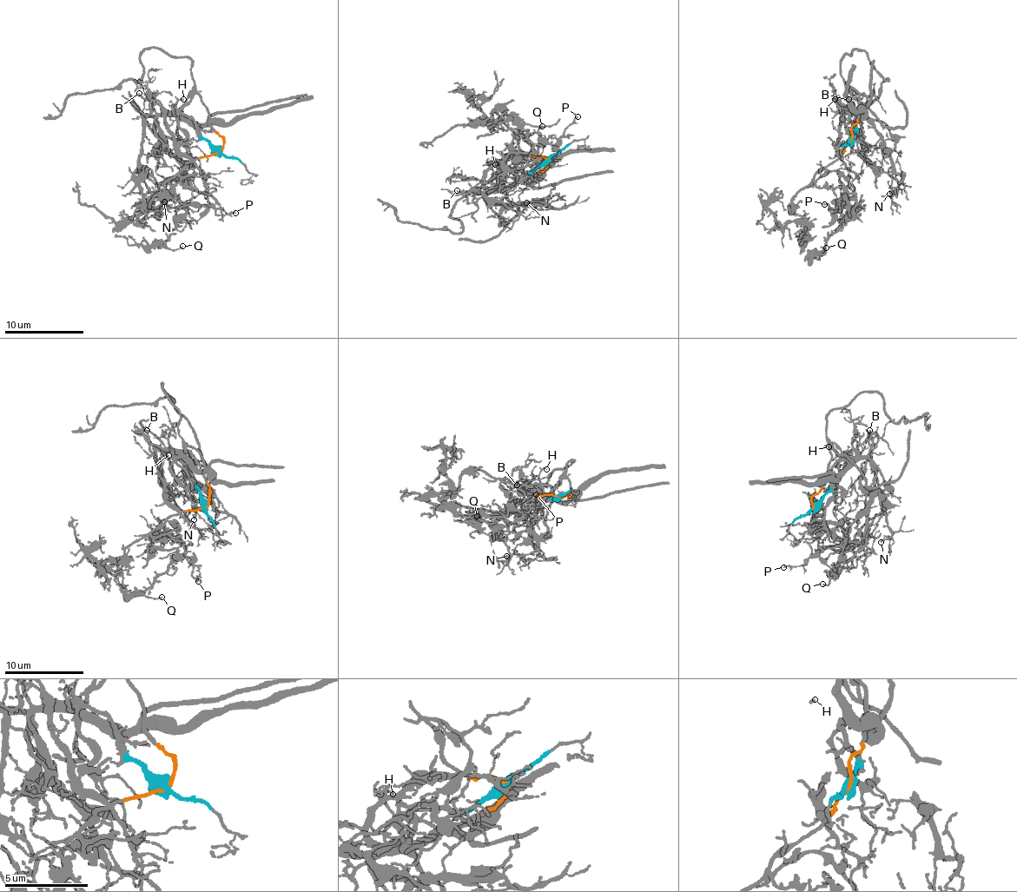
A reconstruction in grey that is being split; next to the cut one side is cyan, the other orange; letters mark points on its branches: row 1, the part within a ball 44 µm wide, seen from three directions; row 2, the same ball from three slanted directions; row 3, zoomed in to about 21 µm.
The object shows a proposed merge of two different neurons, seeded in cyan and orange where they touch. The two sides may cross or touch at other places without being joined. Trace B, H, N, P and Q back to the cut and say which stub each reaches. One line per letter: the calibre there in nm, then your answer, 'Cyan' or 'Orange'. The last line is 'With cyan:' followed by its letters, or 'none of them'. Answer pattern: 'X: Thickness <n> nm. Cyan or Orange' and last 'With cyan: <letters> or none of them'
B: Thickness 140 nm. Cyan
H: Thickness 100 nm. Cyan
N: Thickness 110 nm. Cyan
P: Thickness 150 nm. Orange
Q: Thickness 120 nm. Orange
With cyan: B, H, N

